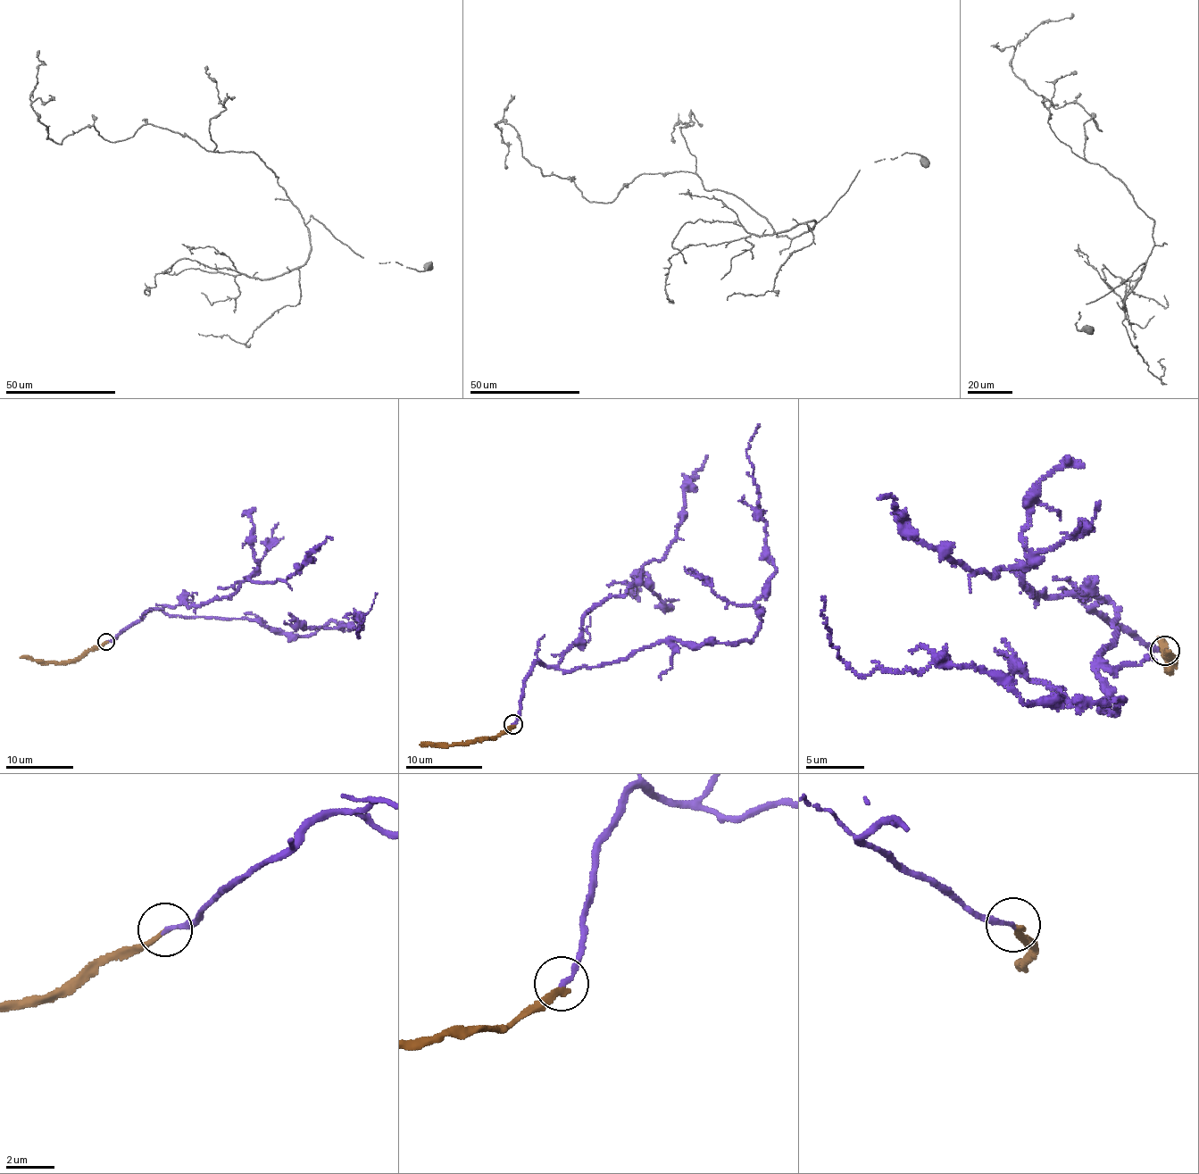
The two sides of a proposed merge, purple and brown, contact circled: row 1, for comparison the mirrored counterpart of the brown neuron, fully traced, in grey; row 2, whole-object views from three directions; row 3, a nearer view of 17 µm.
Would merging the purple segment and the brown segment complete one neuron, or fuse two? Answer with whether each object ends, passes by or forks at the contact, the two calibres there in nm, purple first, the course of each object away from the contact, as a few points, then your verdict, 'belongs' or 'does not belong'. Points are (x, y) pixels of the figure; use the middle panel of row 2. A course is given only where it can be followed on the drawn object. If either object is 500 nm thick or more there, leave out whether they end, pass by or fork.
purple ends; brown ends; calibres 190 and 240 nm; course purple (513, 724), (537, 661), (603, 666), (660, 644), (753, 637), (755, 602), (775, 570), (745, 451), (759, 424); course brown (513, 726), (498, 736), (479, 740), (420, 745); does not belong

